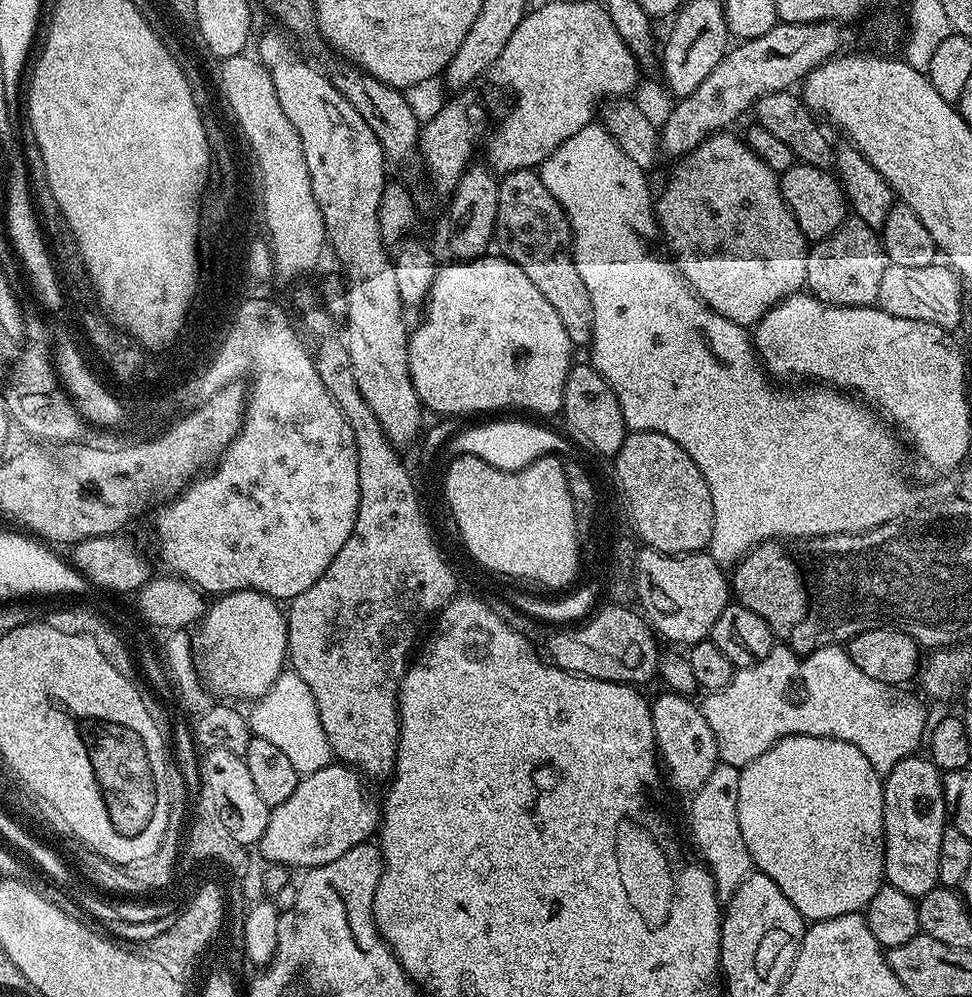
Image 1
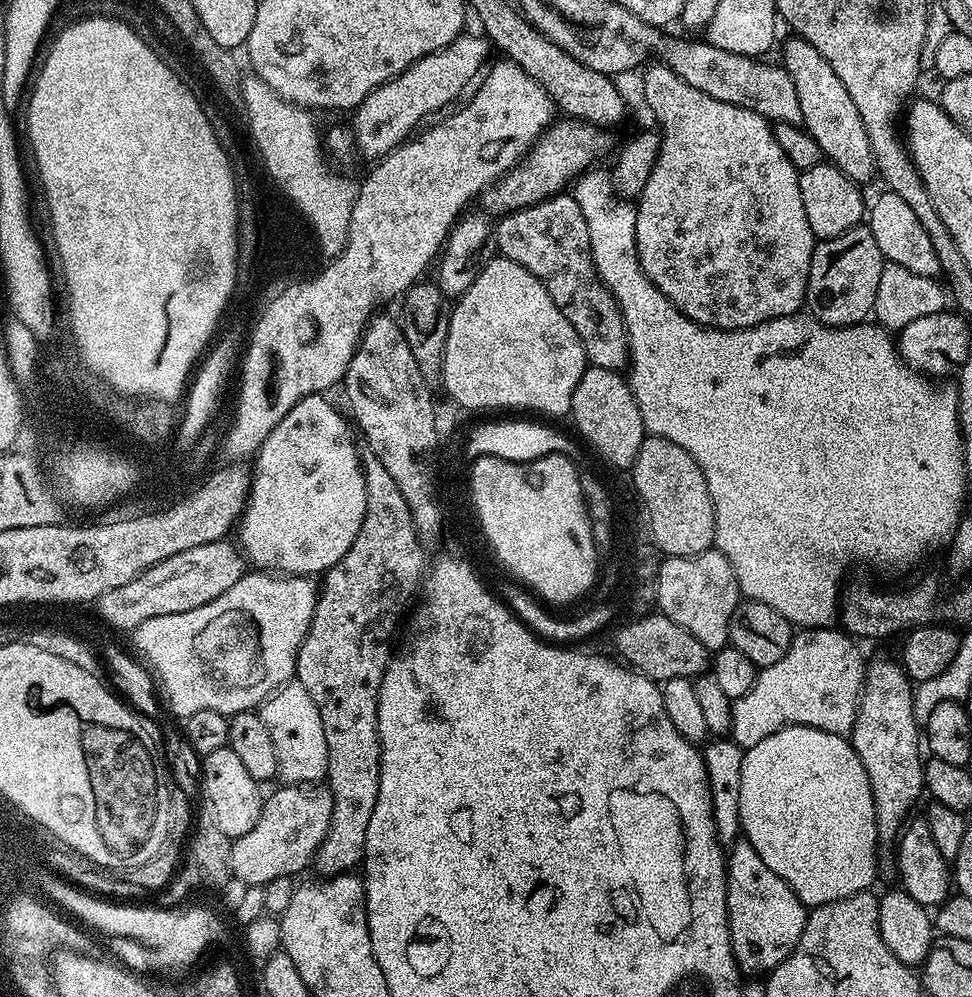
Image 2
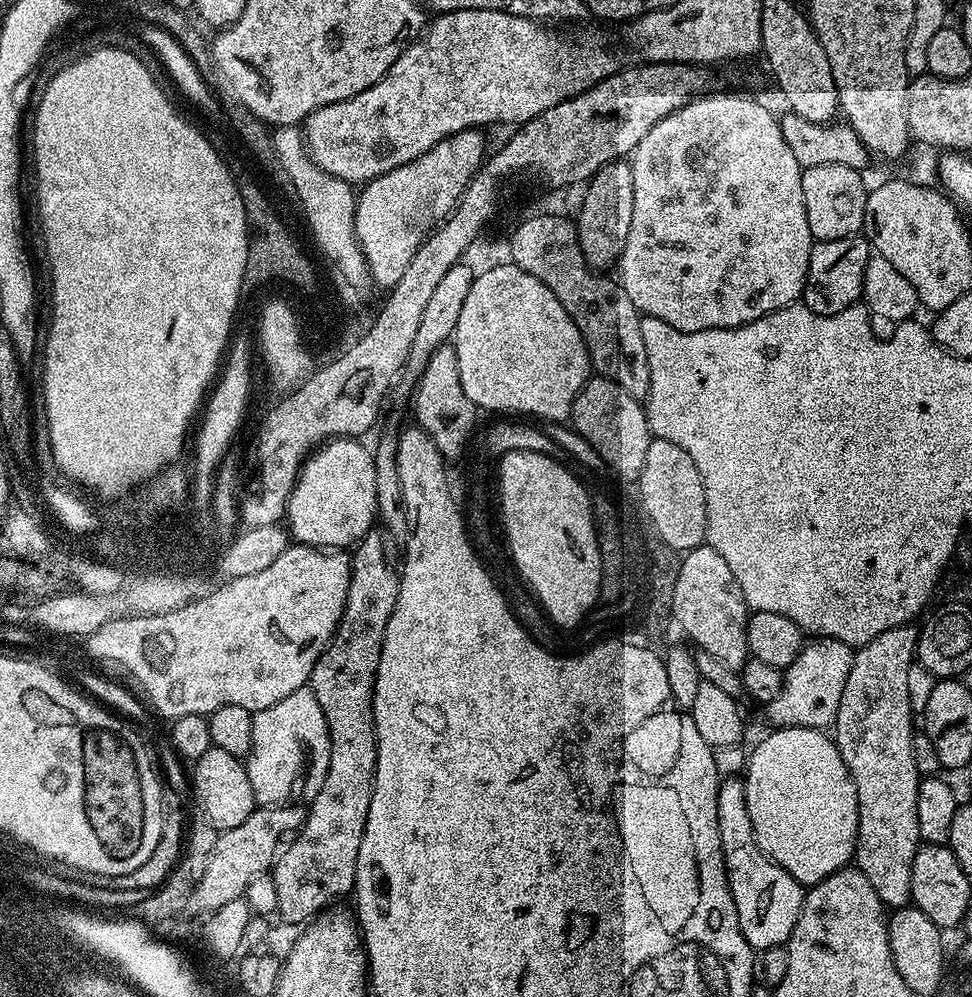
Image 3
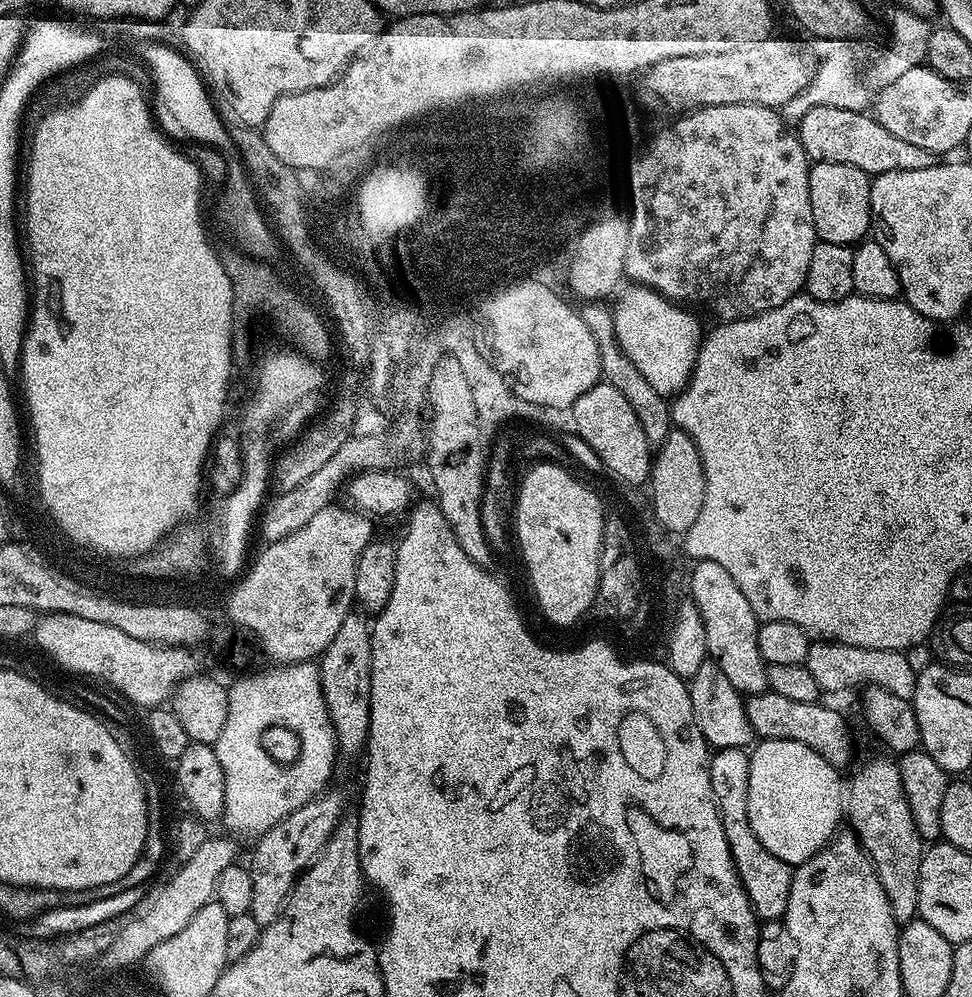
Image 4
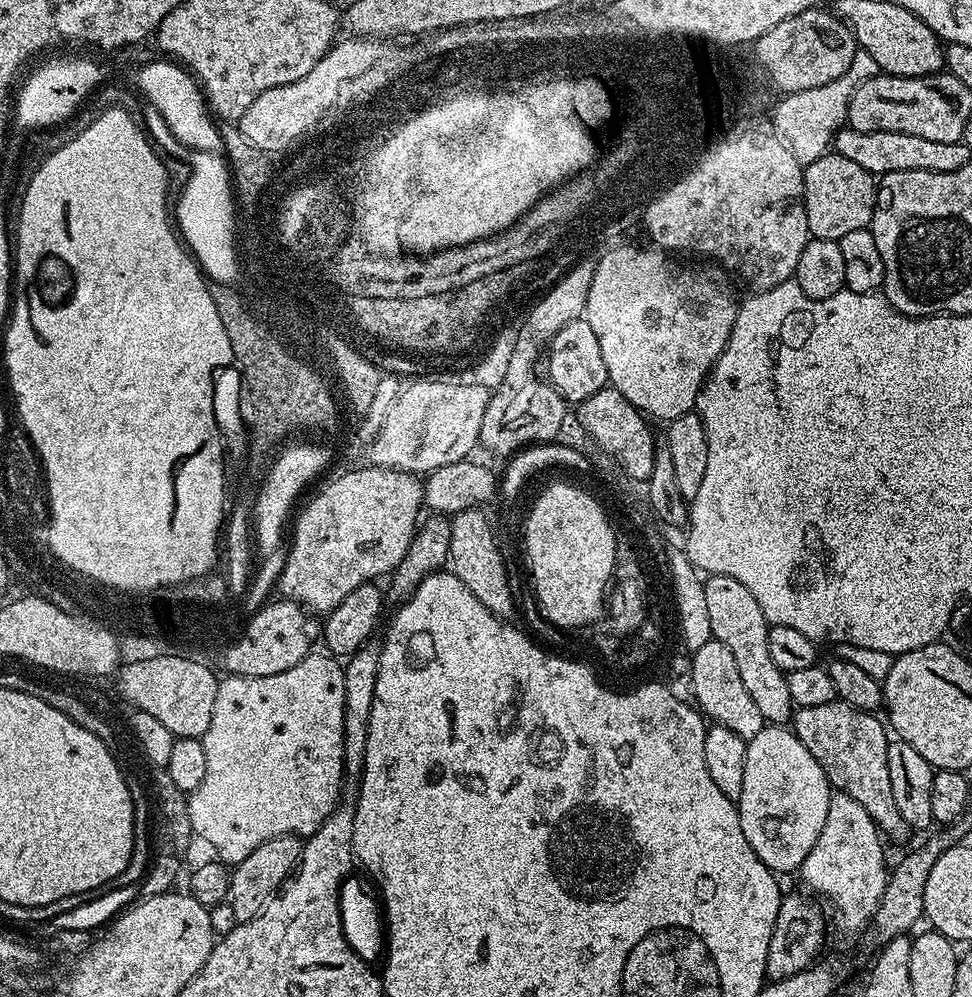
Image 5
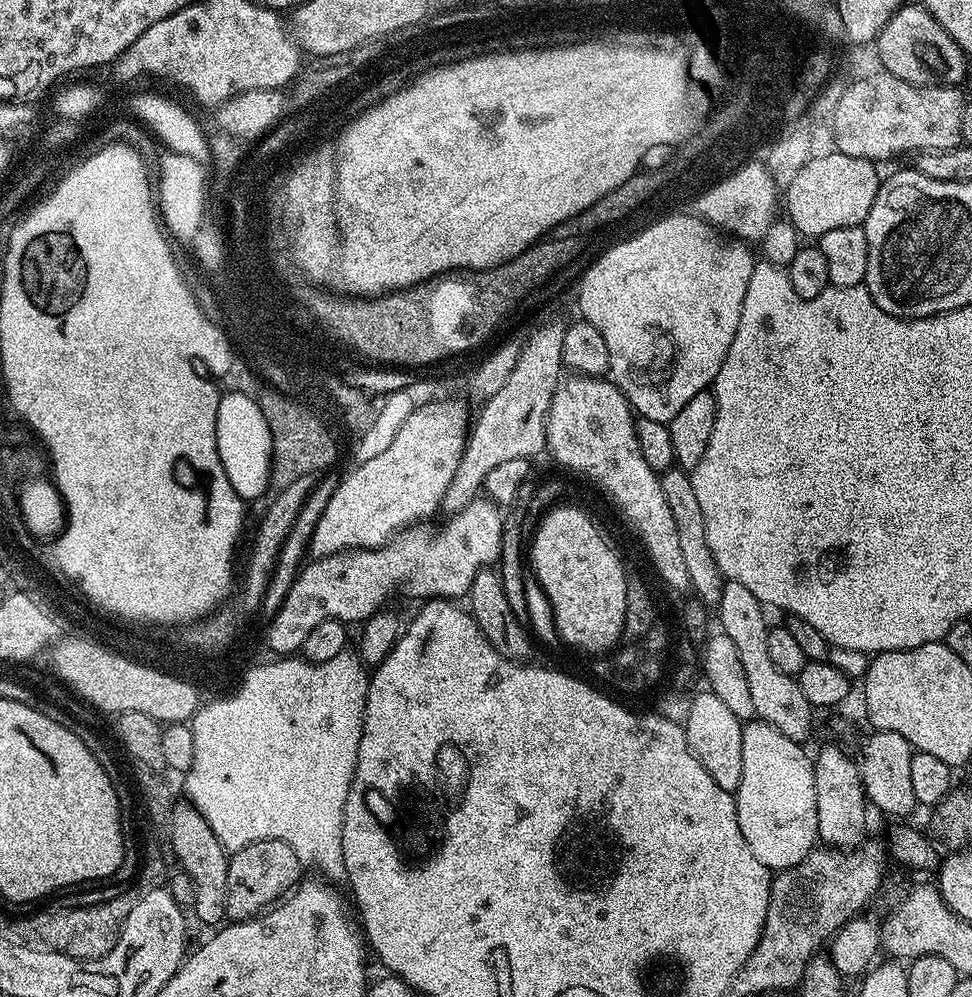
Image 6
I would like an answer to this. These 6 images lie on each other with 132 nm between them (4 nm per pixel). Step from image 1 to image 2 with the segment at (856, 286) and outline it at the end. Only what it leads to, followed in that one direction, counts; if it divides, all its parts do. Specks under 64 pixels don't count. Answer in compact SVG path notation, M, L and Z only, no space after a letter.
M857 226L838 234L838 238L819 241L810 258L806 297L806 308L812 319L821 320L829 328L865 323L873 315L874 297L878 295L878 282L882 278L885 263L882 250L878 250L878 242L874 242L874 234L867 226Z

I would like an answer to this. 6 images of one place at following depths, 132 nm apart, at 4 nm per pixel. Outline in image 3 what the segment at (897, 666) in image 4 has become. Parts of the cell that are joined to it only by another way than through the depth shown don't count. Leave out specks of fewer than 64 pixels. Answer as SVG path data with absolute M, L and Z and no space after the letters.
M813 639L805 643L790 667L783 669L784 685L778 698L766 706L768 720L776 728L818 728L828 730L835 725L838 702L842 702L842 689L850 675L852 665L851 644L837 640Z

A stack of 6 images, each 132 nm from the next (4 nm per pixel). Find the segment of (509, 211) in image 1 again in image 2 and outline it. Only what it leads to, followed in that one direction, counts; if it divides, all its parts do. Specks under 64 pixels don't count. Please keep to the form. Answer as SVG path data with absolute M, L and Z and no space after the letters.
M557 194L534 206L519 208L517 212L507 212L495 221L494 244L503 259L518 262L518 266L530 270L530 274L534 274L538 282L546 286L546 294L554 298L554 306L558 306L558 310L566 314L570 326L574 326L584 347L584 359L589 365L617 370L629 367L628 331L620 308L612 297L612 291L600 281L600 275L592 264L588 220L582 214L582 206L578 206L575 195Z

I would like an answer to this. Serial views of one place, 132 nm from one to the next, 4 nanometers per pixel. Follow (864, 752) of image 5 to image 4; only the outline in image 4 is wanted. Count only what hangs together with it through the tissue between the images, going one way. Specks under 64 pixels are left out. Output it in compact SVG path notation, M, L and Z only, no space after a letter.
M769 690L747 697L744 709L746 718L750 718L753 733L760 740L802 742L810 746L810 750L822 754L822 758L829 760L838 770L844 770L852 760L852 732L843 714L827 708L824 702L793 702L791 698L782 698L782 694Z

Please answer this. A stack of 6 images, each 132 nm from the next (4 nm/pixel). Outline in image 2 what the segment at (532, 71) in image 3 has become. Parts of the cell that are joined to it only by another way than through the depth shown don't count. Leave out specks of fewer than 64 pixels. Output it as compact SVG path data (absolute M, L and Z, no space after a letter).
M461 34L442 50L414 62L405 72L375 88L354 109L351 113L350 131L359 155L361 152L362 155L369 156L369 161L372 162L379 160L409 139L414 130L419 129L429 118L435 117L441 110L461 99L460 91L472 79L477 79L481 71L480 63L490 53L489 41L483 35L468 35Z

